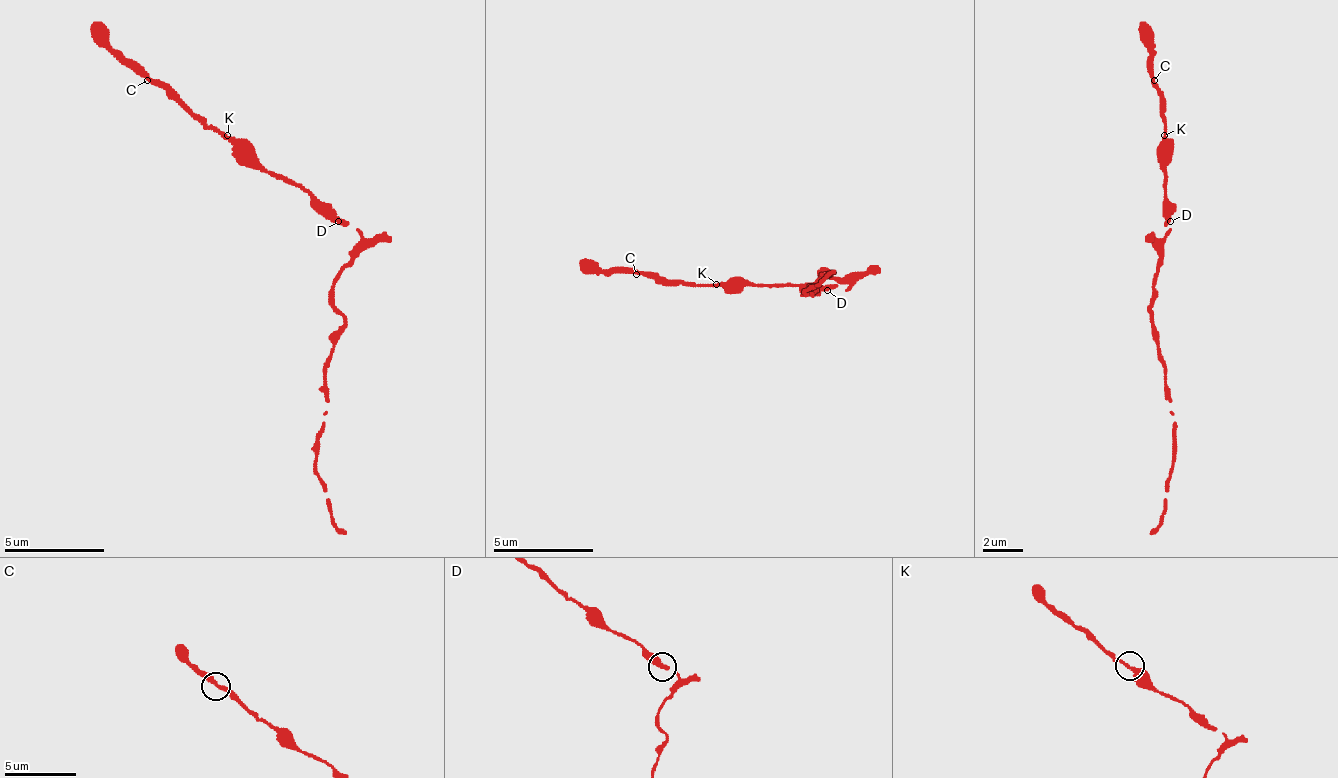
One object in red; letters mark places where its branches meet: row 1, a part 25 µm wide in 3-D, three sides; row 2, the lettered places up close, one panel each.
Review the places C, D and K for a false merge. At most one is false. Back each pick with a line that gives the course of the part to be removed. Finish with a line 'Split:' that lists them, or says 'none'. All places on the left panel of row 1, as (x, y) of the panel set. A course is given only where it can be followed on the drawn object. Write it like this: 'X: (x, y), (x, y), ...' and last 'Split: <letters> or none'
Split: none

